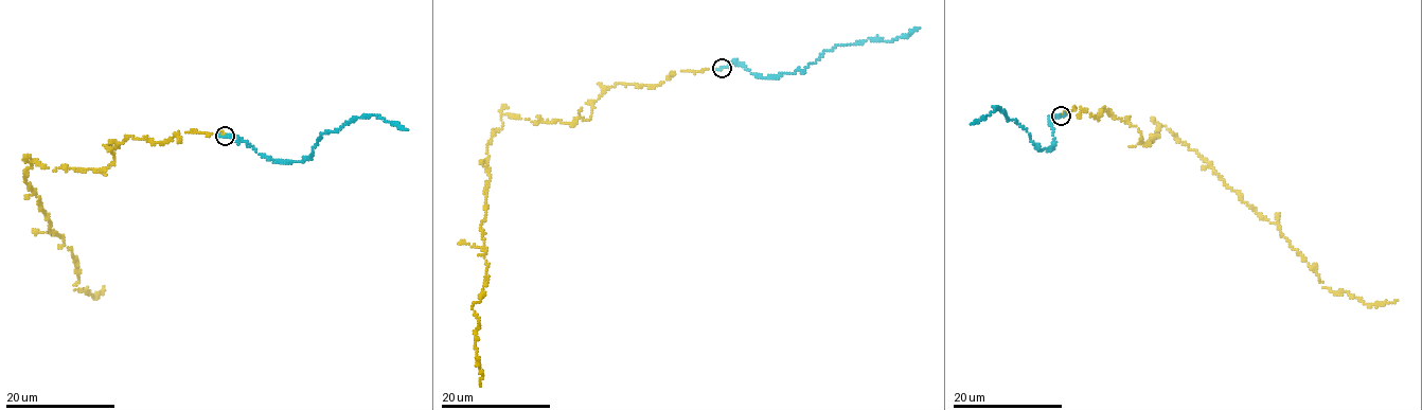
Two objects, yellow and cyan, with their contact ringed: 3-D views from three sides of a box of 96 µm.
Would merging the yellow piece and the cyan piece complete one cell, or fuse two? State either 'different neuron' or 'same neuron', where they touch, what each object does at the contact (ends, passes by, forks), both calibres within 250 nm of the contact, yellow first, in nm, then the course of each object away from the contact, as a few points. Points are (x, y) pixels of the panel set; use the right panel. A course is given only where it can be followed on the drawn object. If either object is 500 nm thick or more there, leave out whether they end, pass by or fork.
same neuron; at (1061, 116); yellow ends there; cyan passes by; 200 nm thick on the yellow side, 180 nm on the other; yellow runs (1061, 114), (1103, 106), (1148, 144), (1161, 126), (1275, 223), (1323, 286), (1397, 299); cyan runs (1061, 116), (1051, 120), (1053, 148), (1048, 150), (1037, 148), (1029, 134), (997, 107), (970, 123)

